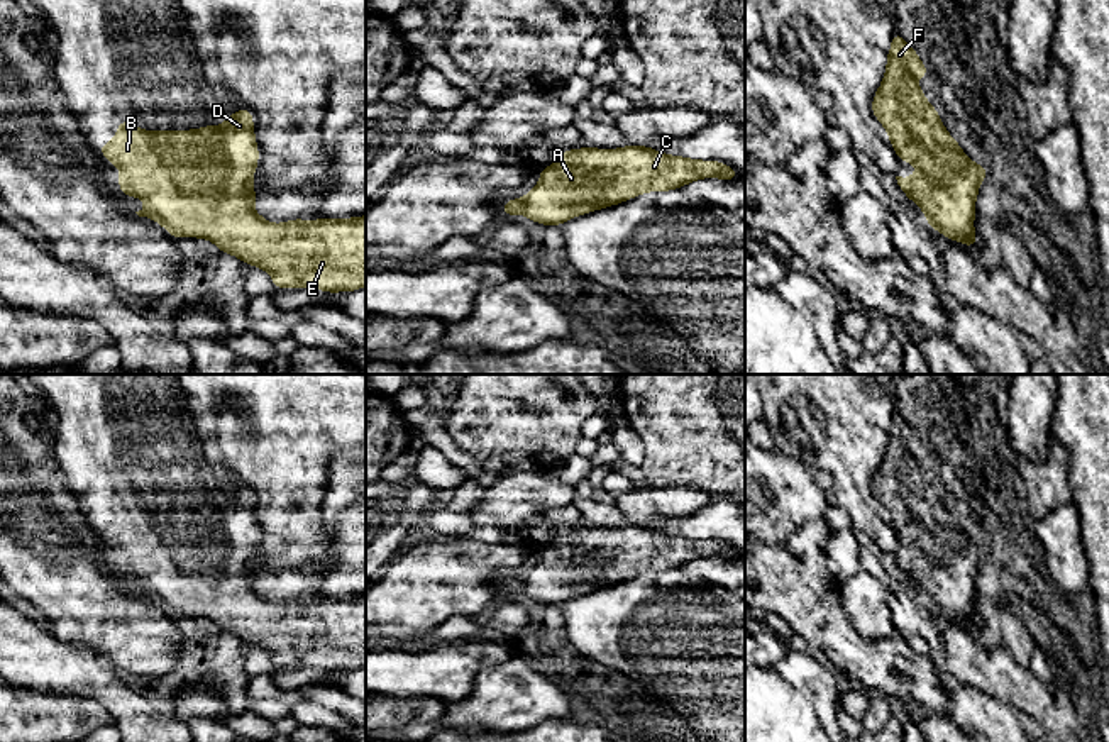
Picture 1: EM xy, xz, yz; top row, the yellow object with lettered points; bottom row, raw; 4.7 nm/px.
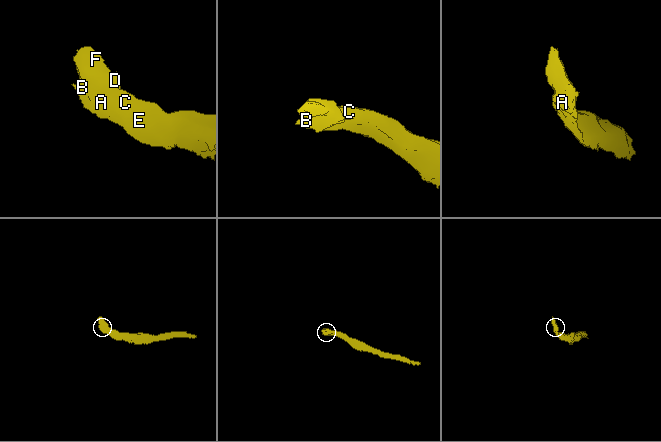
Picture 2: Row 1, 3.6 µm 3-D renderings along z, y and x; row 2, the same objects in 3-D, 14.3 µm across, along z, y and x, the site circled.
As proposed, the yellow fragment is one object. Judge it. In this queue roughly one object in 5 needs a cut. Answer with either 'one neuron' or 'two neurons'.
one neuron

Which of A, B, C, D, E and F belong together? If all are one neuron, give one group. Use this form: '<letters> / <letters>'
A B C D E F

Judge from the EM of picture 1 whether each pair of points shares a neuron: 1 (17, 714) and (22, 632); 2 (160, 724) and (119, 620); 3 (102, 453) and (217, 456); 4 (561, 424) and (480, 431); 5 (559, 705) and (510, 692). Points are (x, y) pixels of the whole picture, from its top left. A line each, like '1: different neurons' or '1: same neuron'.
1: different neurons
2: different neurons
3: different neurons
4: same neuron
5: same neuron

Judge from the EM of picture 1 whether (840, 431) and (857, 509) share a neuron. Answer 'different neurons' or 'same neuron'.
same neuron

